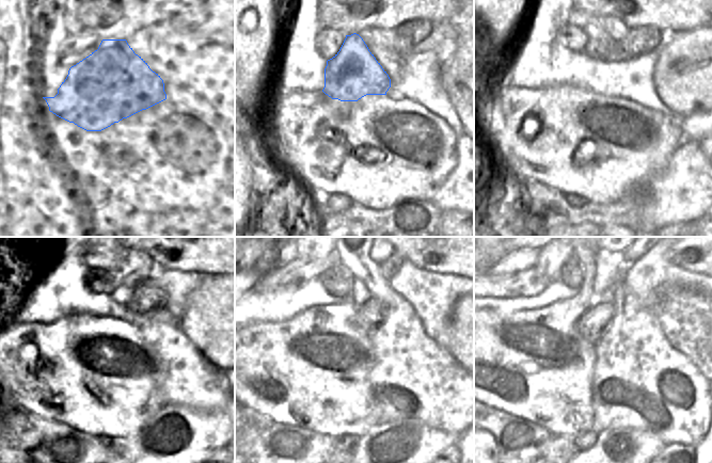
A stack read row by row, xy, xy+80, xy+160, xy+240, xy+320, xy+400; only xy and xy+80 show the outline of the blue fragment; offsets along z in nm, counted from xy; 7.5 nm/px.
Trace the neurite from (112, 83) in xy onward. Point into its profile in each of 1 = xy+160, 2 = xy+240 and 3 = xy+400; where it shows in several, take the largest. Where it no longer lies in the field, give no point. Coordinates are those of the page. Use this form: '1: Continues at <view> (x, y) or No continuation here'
1: Continues at xy+160 (592, 48)
2: Continues at xy+240 (133, 278)
3: Continues at xy+400 (630, 258)

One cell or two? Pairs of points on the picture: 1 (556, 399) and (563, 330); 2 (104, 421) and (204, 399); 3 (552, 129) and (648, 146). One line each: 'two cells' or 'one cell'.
1: one cell
2: two cells
3: one cell

